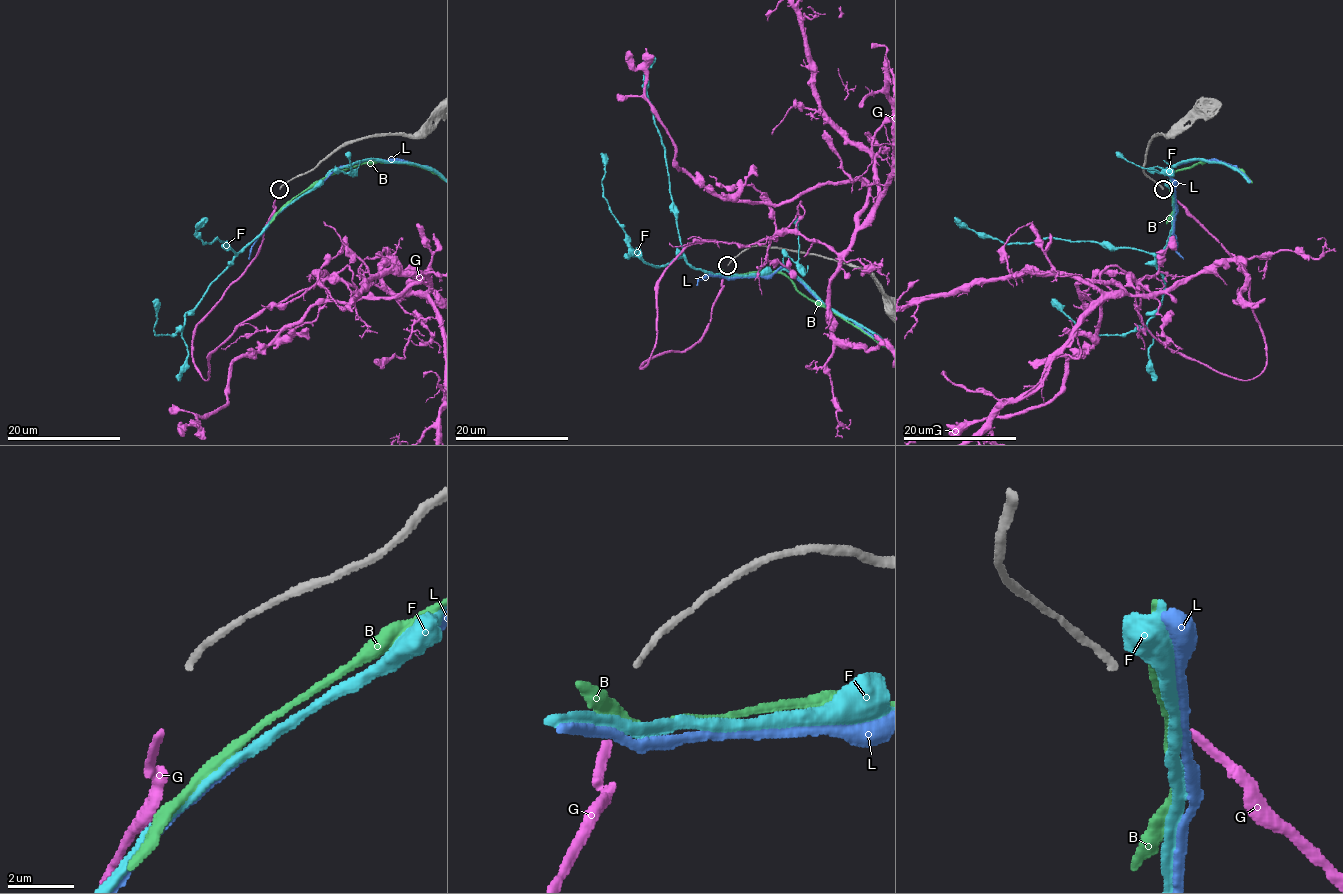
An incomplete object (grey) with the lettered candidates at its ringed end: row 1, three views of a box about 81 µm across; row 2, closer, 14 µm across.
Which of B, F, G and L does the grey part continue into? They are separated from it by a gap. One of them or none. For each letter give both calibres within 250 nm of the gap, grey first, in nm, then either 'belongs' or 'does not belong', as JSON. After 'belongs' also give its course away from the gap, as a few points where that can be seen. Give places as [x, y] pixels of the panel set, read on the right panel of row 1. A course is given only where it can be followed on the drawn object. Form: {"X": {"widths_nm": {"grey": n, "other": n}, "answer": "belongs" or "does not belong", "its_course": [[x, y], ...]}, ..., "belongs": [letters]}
{"B": {"widths_nm": {"grey": 190, "other": 240}, "answer": "does not belong"}, "F": {"widths_nm": {"grey": 190, "other": 340}, "answer": "does not belong"}, "G": {"widths_nm": {"grey": 190, "other": 240}, "answer": "belongs"}, "L": {"widths_nm": {"grey": 190, "other": 240}, "answer": "does not belong"}, "belongs": ["G"]}

